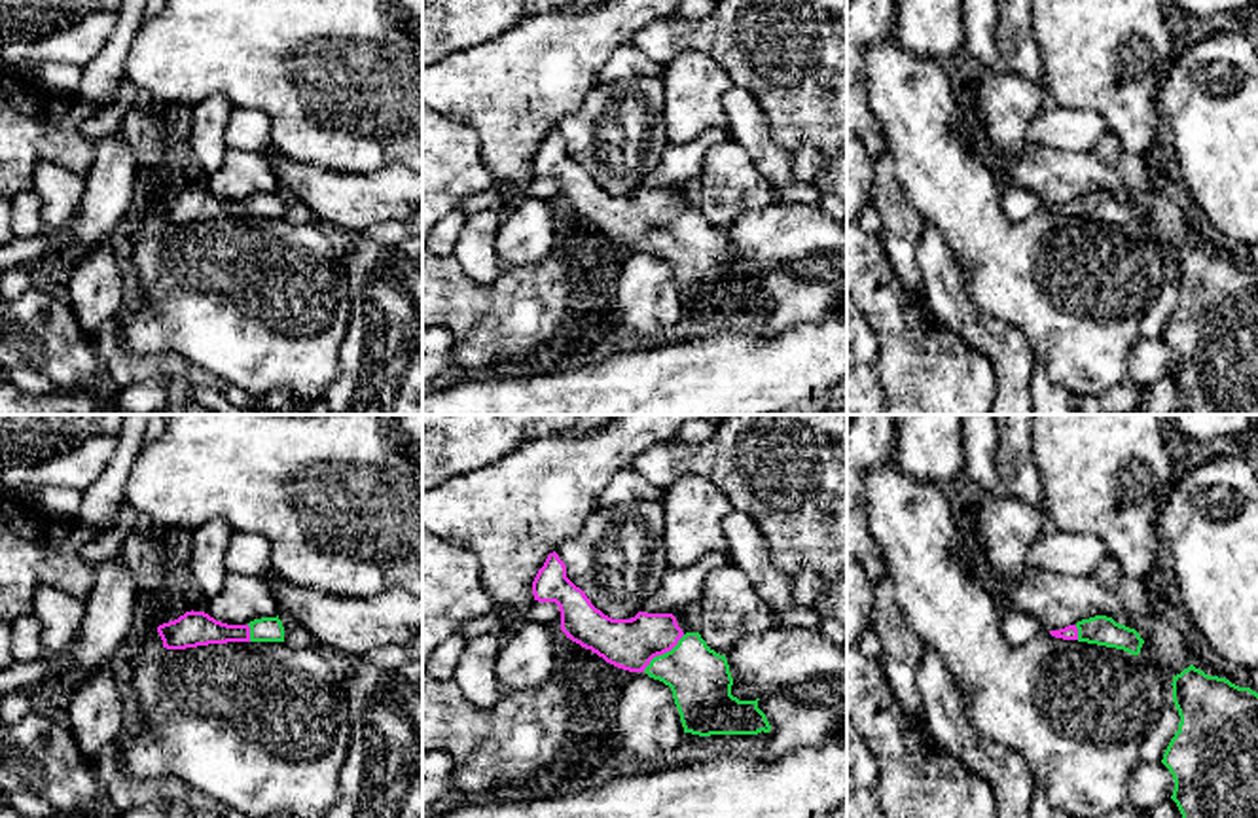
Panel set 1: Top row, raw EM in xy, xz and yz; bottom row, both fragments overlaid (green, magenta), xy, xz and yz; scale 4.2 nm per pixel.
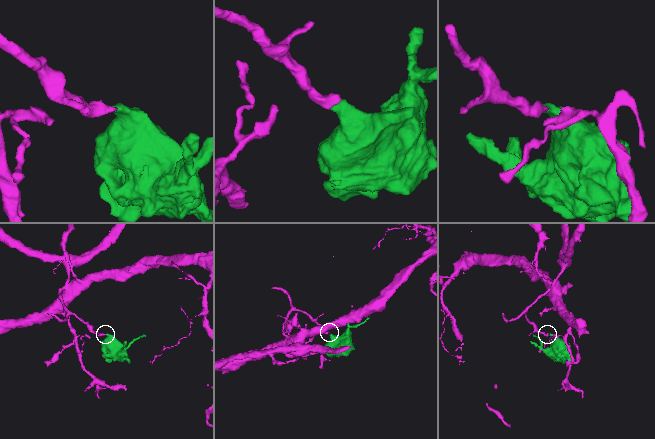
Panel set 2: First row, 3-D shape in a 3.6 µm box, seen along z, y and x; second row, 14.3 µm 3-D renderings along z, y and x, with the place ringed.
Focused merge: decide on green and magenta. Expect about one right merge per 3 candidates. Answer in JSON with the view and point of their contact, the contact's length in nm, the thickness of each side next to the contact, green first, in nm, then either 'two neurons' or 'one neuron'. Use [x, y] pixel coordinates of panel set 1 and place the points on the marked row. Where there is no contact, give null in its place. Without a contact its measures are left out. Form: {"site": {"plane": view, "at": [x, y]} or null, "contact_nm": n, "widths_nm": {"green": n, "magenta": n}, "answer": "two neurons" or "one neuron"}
{"site": {"plane": "xz", "at": [664, 654]}, "contact_nm": 240, "widths_nm": {"green": 260, "magenta": 220}, "answer": "one neuron"}

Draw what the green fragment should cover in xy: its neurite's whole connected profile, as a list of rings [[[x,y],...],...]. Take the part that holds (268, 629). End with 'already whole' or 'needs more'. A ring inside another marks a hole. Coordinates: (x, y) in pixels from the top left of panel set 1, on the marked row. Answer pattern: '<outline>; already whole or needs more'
[[[186,612],[157,627],[167,649],[186,649],[227,642],[284,642],[284,627],[277,617],[254,619],[248,625],[227,625],[205,612]]]; needs more

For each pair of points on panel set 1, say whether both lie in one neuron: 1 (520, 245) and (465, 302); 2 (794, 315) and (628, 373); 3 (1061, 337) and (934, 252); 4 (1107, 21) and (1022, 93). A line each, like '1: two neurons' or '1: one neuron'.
1: two neurons
2: two neurons
3: two neurons
4: two neurons

